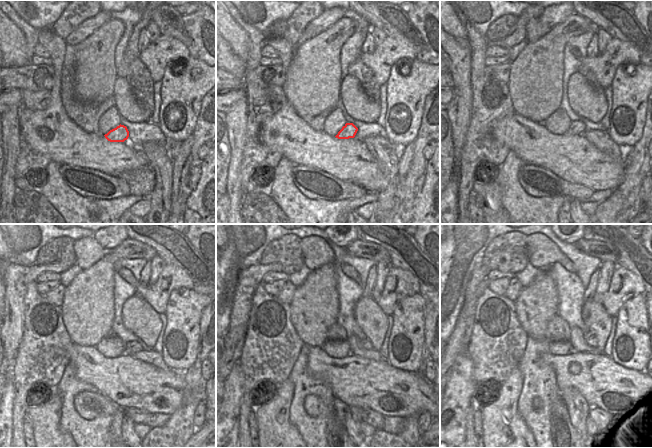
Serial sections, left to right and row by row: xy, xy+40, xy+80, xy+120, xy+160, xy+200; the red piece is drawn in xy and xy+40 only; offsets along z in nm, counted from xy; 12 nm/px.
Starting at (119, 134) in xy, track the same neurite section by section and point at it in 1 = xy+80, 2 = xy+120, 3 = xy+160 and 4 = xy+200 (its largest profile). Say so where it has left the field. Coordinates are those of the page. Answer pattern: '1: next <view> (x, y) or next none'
1: next xy+80 (577, 127)
2: next xy+120 (131, 348)
3: next xy+160 (365, 343)
4: next xy+200 (591, 341)

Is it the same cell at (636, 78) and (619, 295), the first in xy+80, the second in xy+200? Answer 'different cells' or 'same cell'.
different cells

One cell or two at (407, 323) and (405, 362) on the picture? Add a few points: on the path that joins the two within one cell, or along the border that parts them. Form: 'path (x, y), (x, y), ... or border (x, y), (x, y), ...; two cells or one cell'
path (408, 333), (413, 343), (411, 353); one cell

